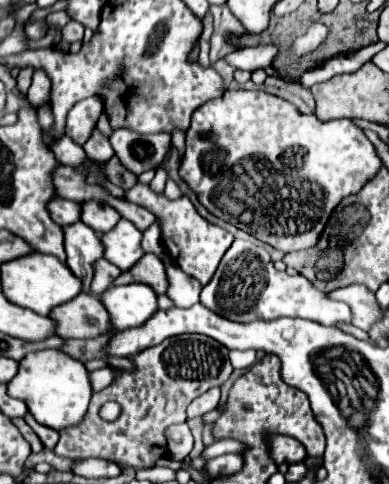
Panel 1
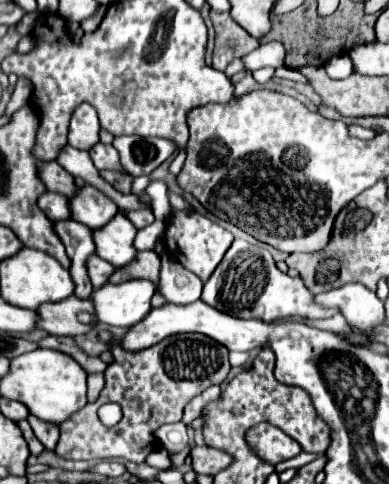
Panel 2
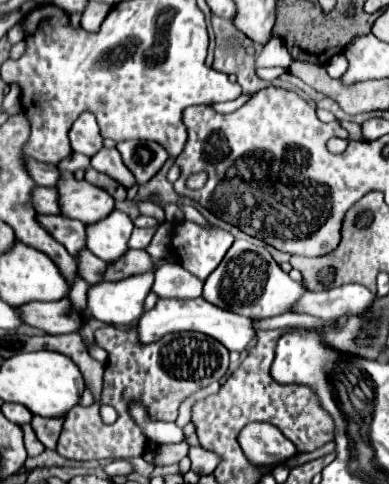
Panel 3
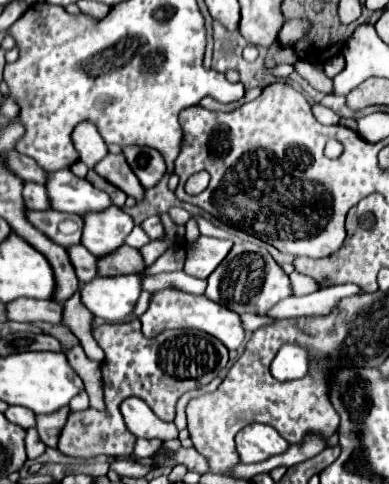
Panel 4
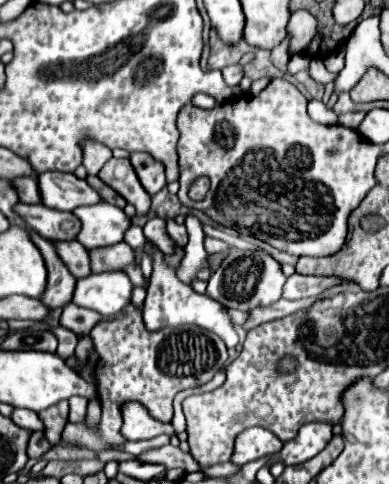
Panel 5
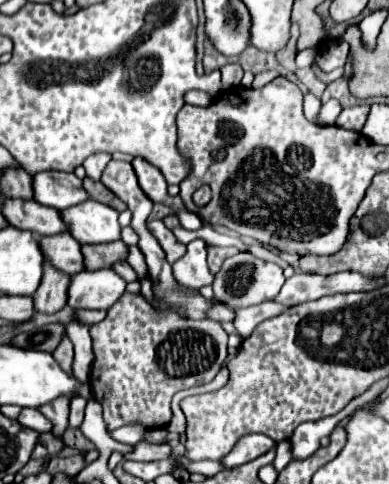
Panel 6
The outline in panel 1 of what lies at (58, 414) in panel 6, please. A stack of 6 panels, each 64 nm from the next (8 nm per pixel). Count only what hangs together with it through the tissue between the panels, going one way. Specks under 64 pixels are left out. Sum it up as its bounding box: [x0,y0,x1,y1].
[24,414,58,450]

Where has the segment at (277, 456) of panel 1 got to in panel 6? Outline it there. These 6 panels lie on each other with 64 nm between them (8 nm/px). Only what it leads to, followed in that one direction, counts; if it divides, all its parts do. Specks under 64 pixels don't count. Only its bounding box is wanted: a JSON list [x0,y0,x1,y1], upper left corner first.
[222,432,276,468]

